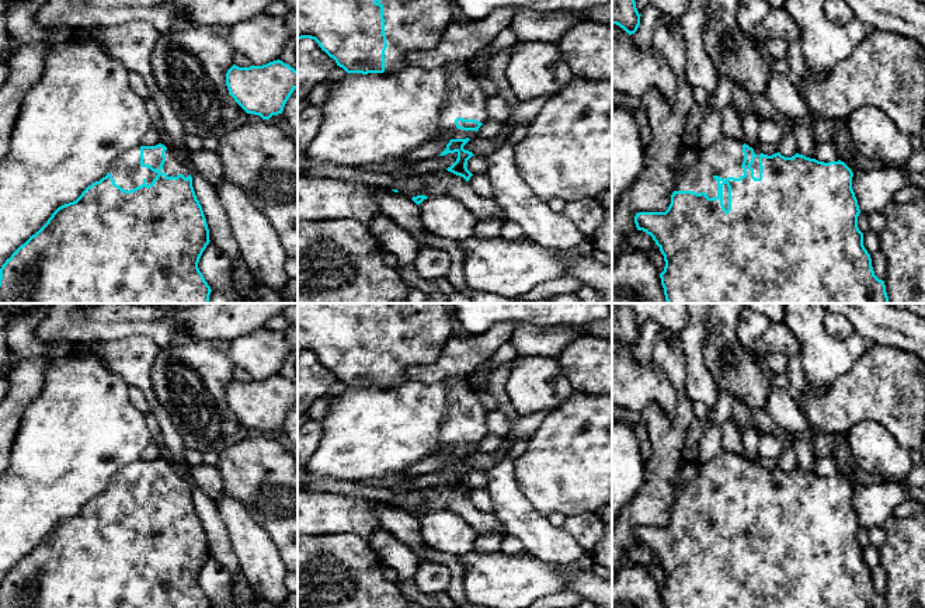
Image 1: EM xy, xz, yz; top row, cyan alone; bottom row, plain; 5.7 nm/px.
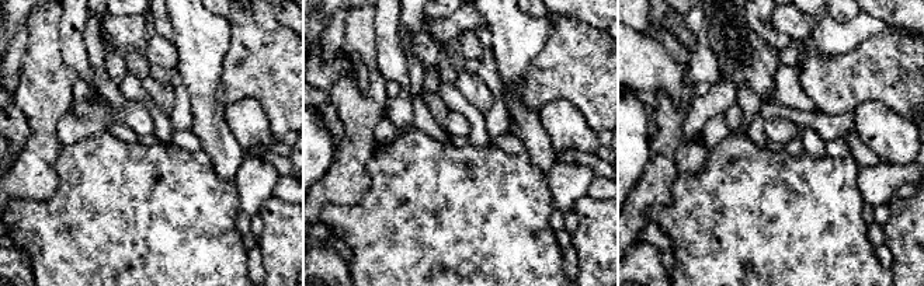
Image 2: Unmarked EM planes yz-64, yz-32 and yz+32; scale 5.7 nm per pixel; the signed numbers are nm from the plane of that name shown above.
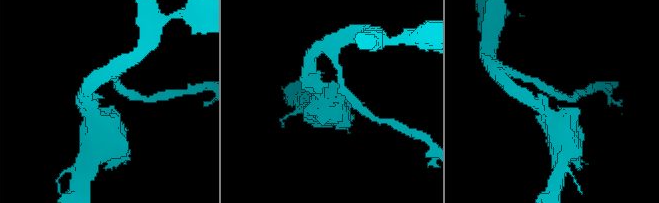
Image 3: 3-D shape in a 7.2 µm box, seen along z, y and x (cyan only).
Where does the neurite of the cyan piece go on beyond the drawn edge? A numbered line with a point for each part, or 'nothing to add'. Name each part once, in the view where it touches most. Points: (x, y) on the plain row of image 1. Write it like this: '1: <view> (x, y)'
1: xy (127, 486)

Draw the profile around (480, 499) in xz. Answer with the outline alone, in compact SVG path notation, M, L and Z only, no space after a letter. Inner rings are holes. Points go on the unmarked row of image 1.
M473 489L469 494L472 504L483 513L494 513L495 505L493 497L486 489Z

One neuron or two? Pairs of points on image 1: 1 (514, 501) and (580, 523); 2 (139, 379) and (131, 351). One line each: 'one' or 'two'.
1: two
2: one

